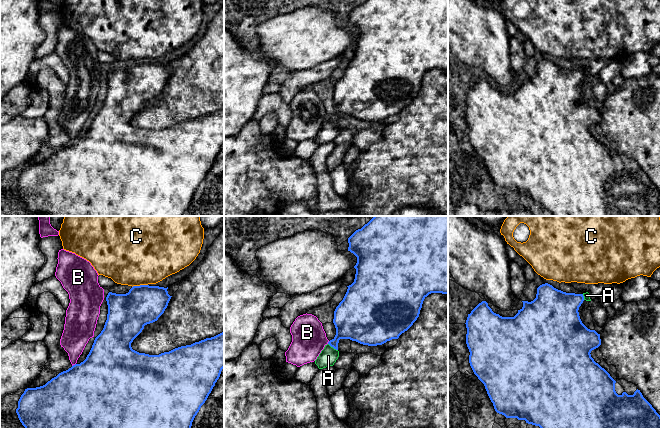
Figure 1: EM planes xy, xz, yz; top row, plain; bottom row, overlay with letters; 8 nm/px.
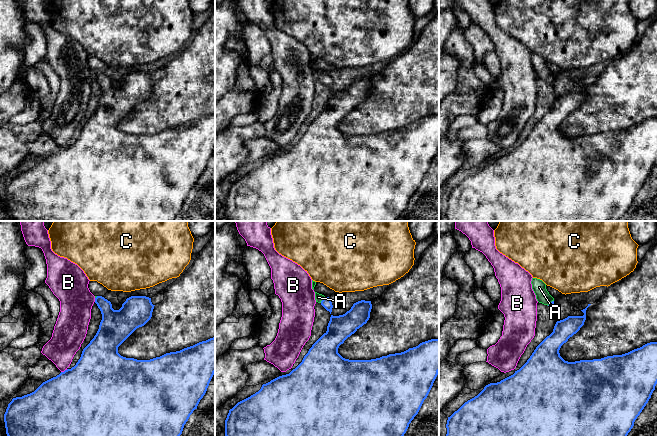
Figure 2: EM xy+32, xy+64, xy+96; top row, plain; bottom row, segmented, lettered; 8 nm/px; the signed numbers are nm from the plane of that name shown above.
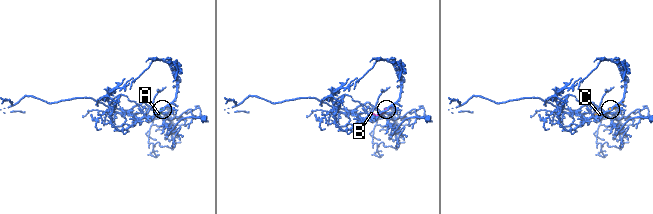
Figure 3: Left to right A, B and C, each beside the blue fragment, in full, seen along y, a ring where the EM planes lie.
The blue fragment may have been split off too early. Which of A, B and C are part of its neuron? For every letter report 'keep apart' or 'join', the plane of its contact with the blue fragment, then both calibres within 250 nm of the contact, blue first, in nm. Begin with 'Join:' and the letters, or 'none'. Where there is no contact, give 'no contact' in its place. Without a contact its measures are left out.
Join: A
A: join; contact in xz; calibres 280 and 140 nm
B: keep apart; contact in xy; calibres 480 and 220 nm
C: keep apart; contact in xy; calibres 320 and 480 nm

